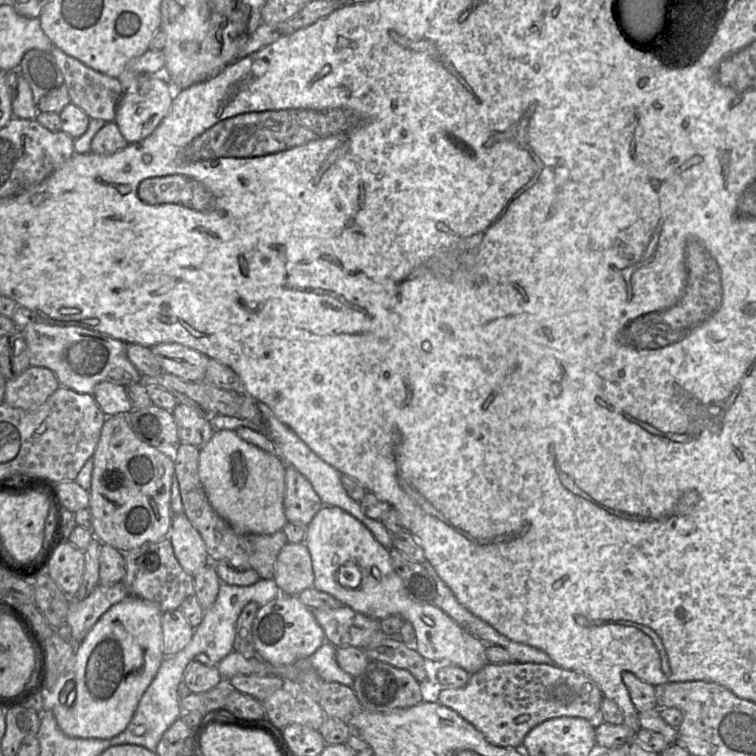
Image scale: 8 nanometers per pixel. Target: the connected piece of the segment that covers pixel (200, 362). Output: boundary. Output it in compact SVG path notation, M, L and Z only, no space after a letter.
M163 343L150 347L160 362L163 373L184 381L205 382L208 357L178 343Z

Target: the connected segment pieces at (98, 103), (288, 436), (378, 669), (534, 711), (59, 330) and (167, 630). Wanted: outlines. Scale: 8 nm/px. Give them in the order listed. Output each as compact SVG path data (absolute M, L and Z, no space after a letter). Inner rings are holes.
M52 46L50 53L64 77L71 103L80 108L90 119L102 119L107 123L115 121L117 107L124 93L119 80L88 67L56 46Z
M258 402L258 408L262 414L263 424L255 424L247 419L237 418L235 416L226 416L217 414L211 425L215 430L236 430L239 427L247 427L257 432L264 432L274 443L277 453L286 465L291 465L303 474L312 484L314 490L319 495L325 505L338 506L347 511L358 520L360 520L374 535L374 537L387 549L394 548L392 534L382 524L380 520L372 519L366 516L361 510L360 503L353 500L346 492L341 482L341 473L330 464L316 455L287 425L282 423L272 412L272 410L263 402Z
M370 661L365 670L355 677L352 689L362 710L378 713L415 706L427 695L426 688L409 671L382 661Z
M488 663L461 688L438 688L438 702L454 710L496 746L521 748L527 733L546 720L579 717L597 721L603 699L598 685L585 675L537 663Z
M35 321L21 329L27 344L27 354L31 366L50 369L61 386L78 393L92 394L94 387L103 381L117 383L128 387L141 383L142 374L134 367L127 357L127 343L114 339L101 332L81 327L60 327Z
M180 609L162 613L161 628L165 656L172 656L182 651L191 641L194 631Z

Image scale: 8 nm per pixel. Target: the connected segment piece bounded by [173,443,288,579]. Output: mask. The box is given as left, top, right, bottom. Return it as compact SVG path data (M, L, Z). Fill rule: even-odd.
M179 443L173 450L174 473L179 484L179 491L184 513L190 523L202 537L211 562L229 560L235 567L249 567L255 570L260 578L274 579L277 556L288 543L285 533L280 530L273 534L238 534L221 518L209 504L198 477L200 448Z

